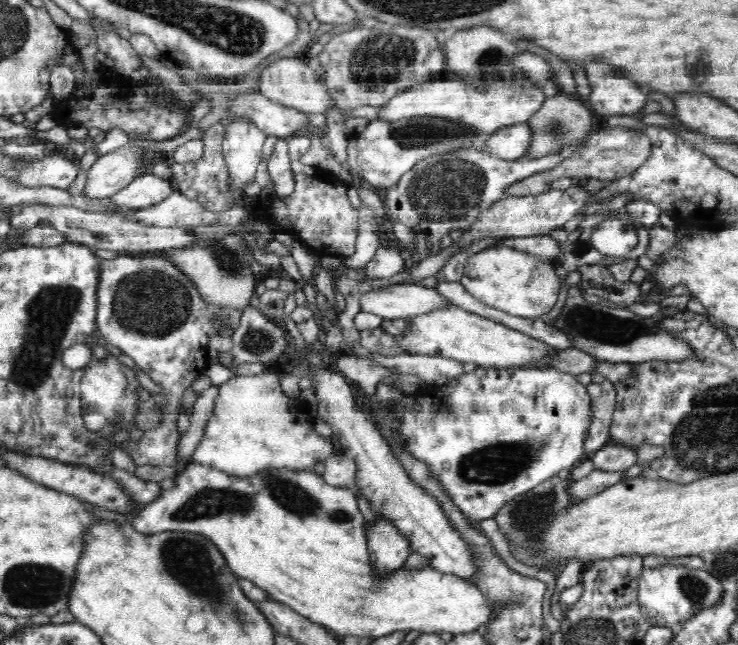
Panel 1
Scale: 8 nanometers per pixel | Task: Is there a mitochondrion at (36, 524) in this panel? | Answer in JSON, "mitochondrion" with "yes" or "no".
{"mitochondrion":"no"}

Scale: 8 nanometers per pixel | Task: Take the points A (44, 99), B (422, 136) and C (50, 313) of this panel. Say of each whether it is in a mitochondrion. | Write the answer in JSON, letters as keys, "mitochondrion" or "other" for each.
{"A":"other","B":"mitochondrion","C":"mitochondrion"}

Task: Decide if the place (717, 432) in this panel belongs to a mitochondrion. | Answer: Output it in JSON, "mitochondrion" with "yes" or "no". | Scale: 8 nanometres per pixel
{"mitochondrion":"yes"}

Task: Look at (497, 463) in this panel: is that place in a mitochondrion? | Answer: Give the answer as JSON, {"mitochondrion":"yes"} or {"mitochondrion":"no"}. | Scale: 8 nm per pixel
{"mitochondrion":"yes"}

